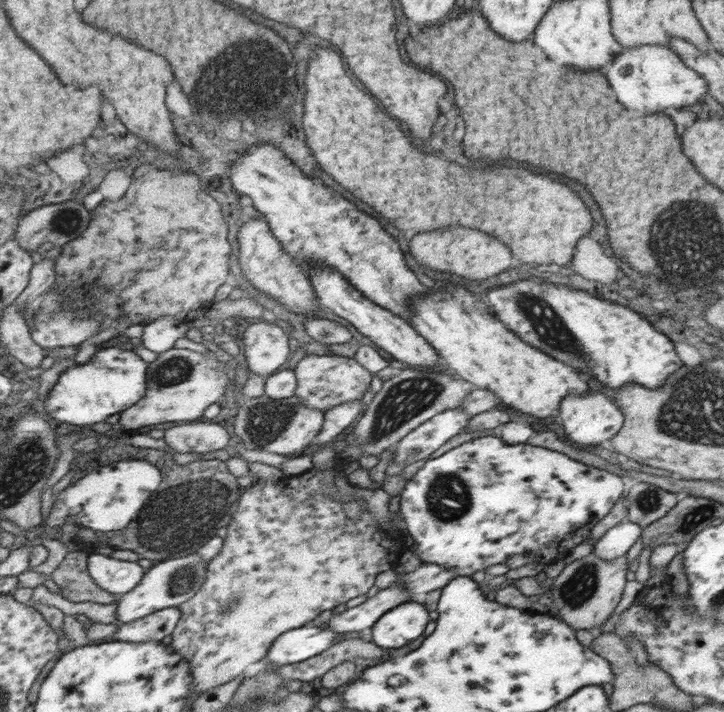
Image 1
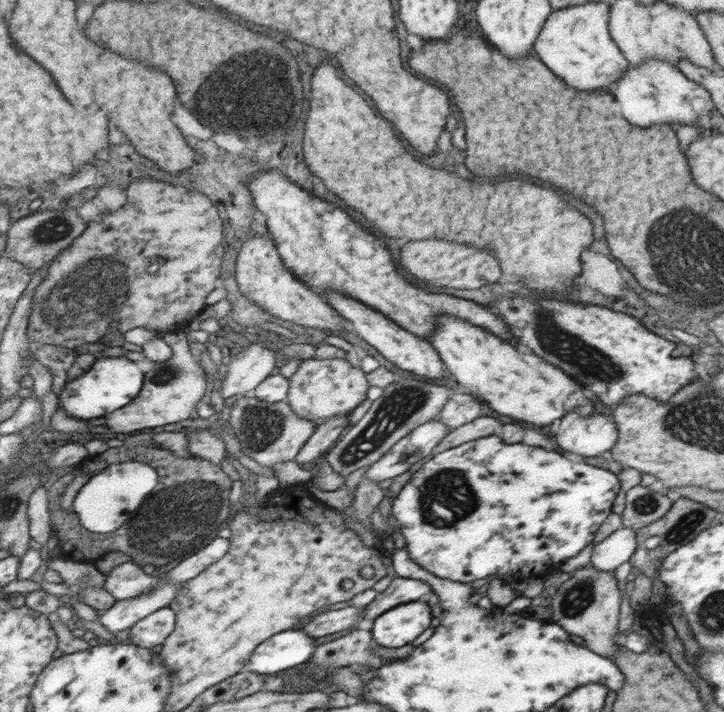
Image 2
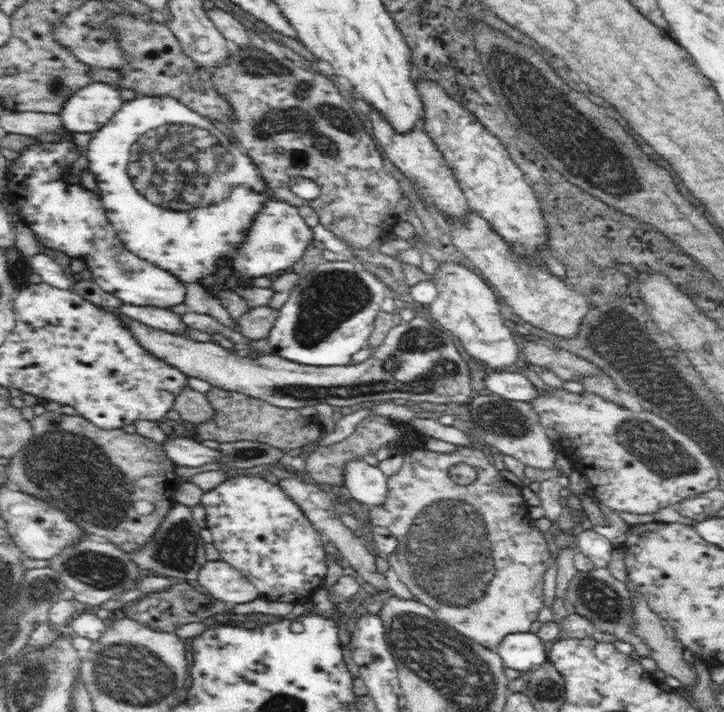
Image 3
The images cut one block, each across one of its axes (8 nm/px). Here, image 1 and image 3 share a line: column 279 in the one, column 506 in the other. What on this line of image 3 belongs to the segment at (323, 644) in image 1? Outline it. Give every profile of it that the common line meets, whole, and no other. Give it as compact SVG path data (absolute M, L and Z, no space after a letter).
M530 632L508 634L496 648L496 654L500 654L504 668L514 668L526 674L540 668L548 660L544 644L546 642L542 638Z

